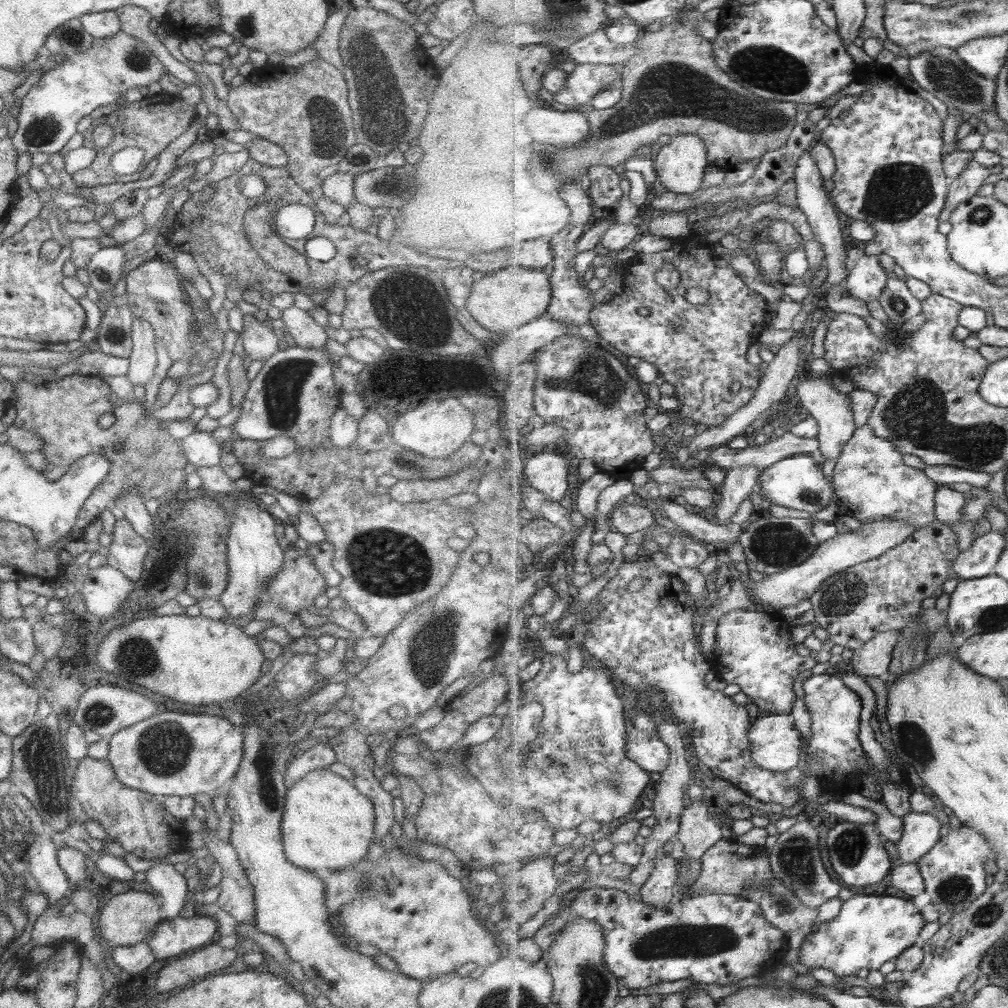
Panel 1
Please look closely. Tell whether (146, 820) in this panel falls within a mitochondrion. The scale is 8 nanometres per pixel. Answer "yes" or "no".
no

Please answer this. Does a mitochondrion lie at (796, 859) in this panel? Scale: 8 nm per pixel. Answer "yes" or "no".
yes

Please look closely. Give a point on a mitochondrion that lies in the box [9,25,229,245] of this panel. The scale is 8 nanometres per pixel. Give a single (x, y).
(46, 128)

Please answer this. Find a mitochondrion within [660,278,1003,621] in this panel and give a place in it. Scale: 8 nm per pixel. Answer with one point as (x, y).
(776, 545)

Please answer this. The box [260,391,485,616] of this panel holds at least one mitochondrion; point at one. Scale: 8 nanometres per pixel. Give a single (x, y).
(398, 568)

